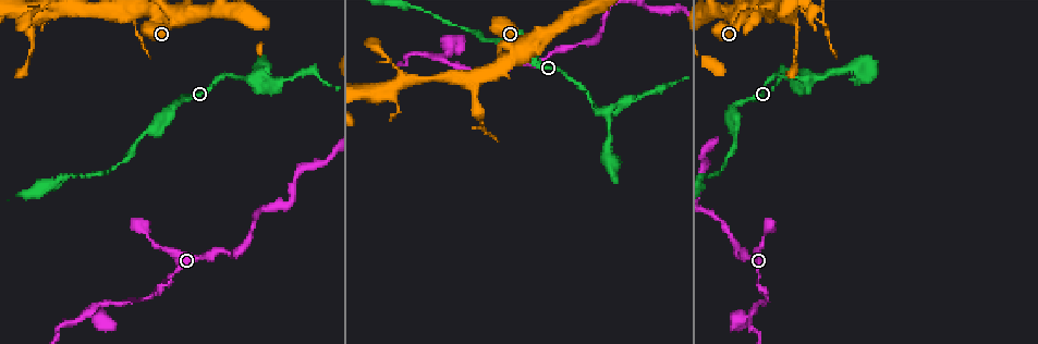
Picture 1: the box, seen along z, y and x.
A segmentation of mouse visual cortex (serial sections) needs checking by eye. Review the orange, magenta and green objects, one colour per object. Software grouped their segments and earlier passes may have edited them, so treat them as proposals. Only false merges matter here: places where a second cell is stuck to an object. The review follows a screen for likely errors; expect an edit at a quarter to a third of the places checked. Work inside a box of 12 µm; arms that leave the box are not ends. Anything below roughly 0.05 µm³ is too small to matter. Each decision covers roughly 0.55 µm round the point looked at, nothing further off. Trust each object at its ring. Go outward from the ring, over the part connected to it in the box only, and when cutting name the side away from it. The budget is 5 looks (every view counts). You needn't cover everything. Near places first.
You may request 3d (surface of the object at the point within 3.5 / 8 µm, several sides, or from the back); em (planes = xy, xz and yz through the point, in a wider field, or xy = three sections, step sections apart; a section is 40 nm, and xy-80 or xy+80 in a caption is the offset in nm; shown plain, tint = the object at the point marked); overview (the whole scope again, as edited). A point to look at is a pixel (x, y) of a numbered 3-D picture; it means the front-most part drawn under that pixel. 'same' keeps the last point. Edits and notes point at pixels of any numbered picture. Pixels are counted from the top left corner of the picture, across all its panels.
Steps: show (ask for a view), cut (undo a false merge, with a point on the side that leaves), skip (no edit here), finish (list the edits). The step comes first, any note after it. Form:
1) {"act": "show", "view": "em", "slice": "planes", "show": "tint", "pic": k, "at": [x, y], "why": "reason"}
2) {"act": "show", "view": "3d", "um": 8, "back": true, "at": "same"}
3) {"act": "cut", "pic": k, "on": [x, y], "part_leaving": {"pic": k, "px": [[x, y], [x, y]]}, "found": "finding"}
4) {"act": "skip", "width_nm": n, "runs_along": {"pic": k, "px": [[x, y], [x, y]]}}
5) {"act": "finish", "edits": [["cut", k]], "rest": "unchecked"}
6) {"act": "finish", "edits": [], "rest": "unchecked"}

{"act": "show", "view": "3d", "um": 3.5, "pic": 1, "at": [484, 126], "why": "sharp bend"}

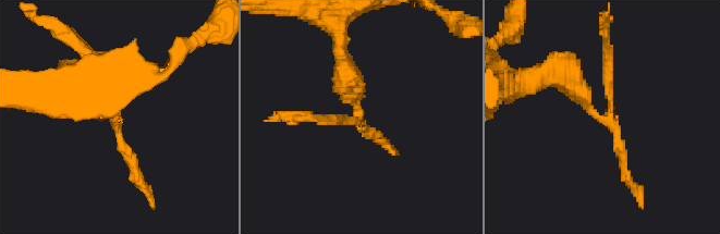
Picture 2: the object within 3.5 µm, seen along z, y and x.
{"act": "show", "view": "em", "slice": "xy", "step": 5, "show": "tint", "pic": 2, "at": [608, 108], "why": "now the EM"}

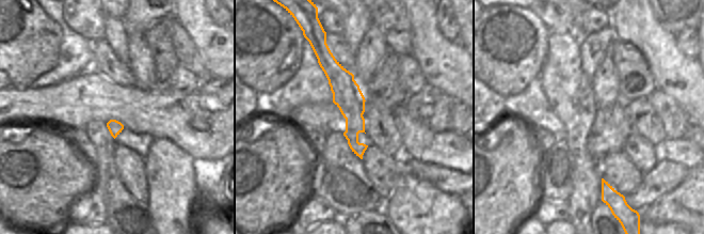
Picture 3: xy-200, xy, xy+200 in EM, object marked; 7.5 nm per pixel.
{"act": "cut", "pic": 2, "on": [121, 144], "found": "two cells meet here"}

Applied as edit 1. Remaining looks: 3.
{"act": "show", "view": "3d", "um": 3.5, "pic": 1, "at": [257, 84], "why": "three arms meet"}

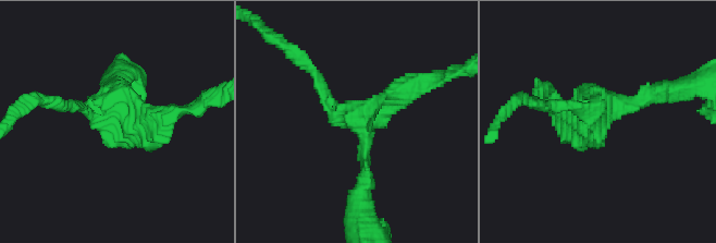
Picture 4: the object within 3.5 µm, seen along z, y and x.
{"act": "show", "view": "em", "slice": "xy", "step": 2, "show": "tint", "pic": 4, "at": [596, 120], "why": "now the EM"}

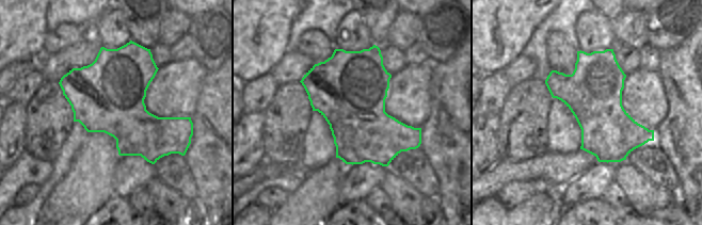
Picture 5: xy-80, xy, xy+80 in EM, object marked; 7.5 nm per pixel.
{"act": "skip", "runs_along": {"pic": 4, "px": [[311, 71], [365, 130], [365, 180]]}, "found": "all the same cell"}

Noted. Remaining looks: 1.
{"act": "finish", "edits": [["cut", 2]], "rest": "unchecked"}

